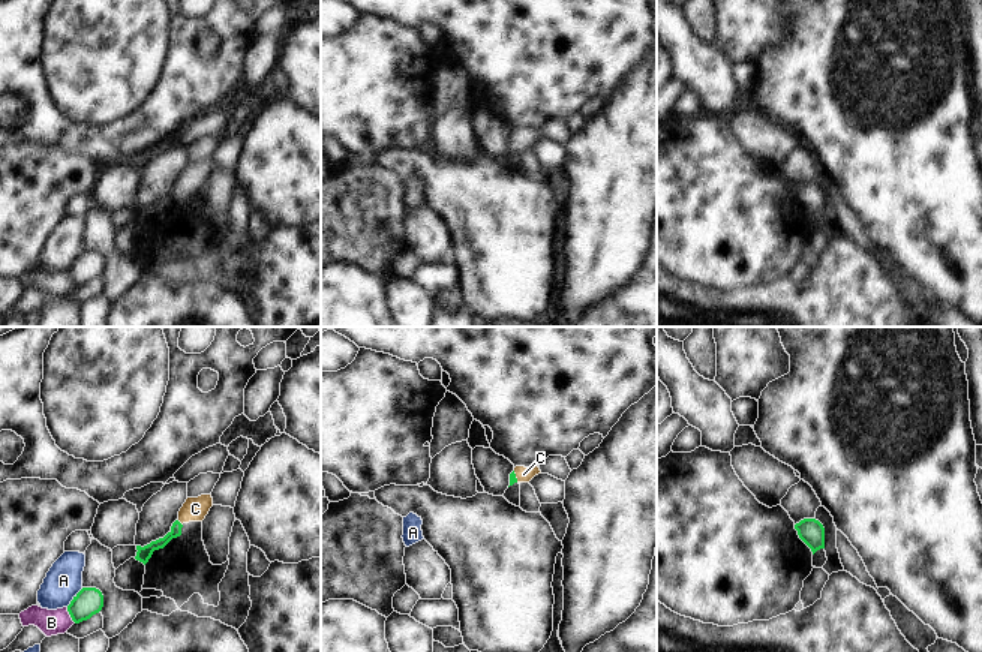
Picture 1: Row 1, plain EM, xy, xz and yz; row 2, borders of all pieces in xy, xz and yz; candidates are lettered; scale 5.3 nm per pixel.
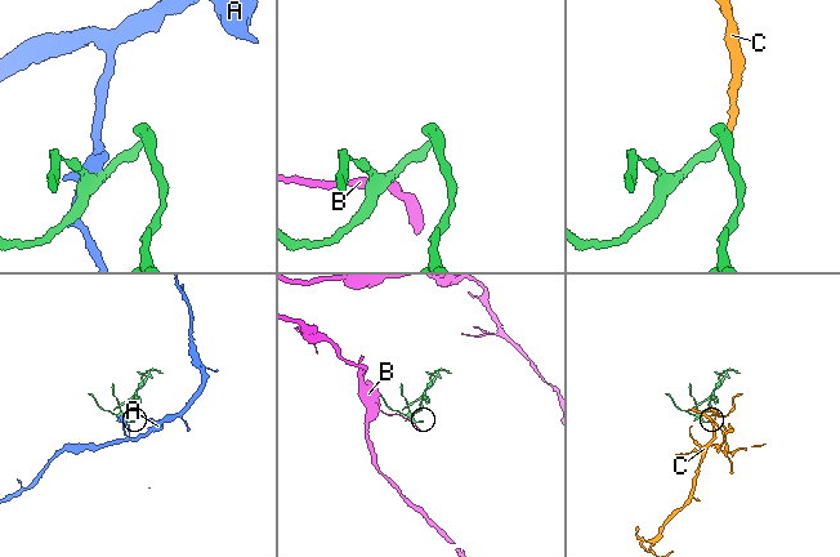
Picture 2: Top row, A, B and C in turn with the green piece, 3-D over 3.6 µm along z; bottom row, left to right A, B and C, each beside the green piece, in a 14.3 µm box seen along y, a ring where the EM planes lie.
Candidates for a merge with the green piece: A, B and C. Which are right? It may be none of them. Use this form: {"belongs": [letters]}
{"belongs": ["C"]}

